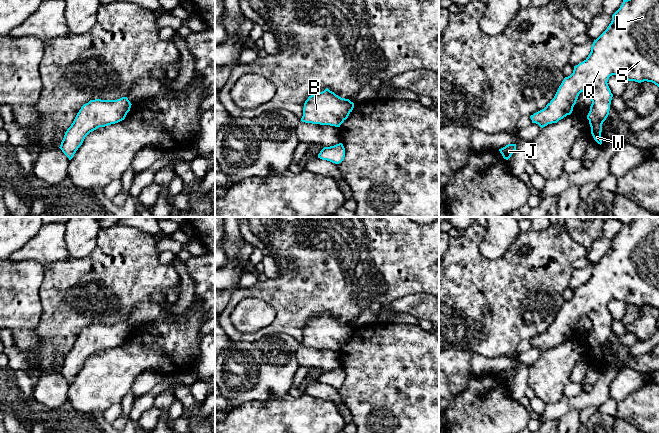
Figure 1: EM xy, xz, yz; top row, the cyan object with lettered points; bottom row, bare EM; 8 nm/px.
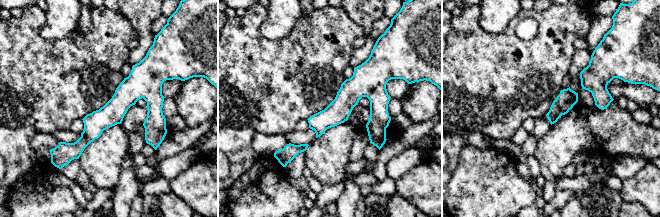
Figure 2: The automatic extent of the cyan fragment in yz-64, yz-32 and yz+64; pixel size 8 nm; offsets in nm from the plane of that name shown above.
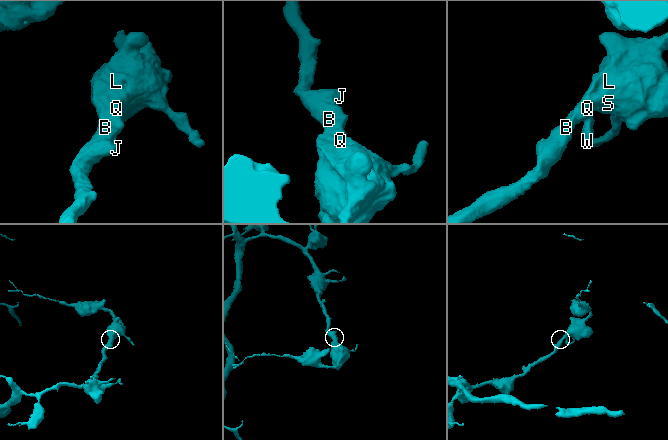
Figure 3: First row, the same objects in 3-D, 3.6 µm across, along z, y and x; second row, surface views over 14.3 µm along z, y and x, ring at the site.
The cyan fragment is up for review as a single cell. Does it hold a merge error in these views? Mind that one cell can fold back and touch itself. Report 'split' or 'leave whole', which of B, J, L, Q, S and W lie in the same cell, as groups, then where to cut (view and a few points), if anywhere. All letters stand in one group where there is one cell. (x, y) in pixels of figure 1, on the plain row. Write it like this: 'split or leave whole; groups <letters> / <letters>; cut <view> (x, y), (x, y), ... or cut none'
leave whole; groups B J L Q S W; cut none

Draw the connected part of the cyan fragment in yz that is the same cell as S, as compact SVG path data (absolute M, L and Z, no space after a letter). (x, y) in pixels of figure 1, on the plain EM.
M634 217L632 222L623 224L607 253L594 264L588 281L574 290L573 297L564 302L546 331L530 340L532 347L541 352L557 347L572 337L579 318L586 315L592 325L587 339L591 358L601 369L602 348L609 339L613 321L607 307L612 299L638 307L652 306L659 311L659 217Z

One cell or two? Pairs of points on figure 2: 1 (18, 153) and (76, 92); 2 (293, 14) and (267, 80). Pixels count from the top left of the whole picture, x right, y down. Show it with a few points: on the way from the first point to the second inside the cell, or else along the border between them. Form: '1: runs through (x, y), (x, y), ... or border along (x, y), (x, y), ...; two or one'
1: border along (14, 128), (32, 126), (38, 132); two
2: border along (299, 19), (279, 39), (267, 39), (261, 34); two

